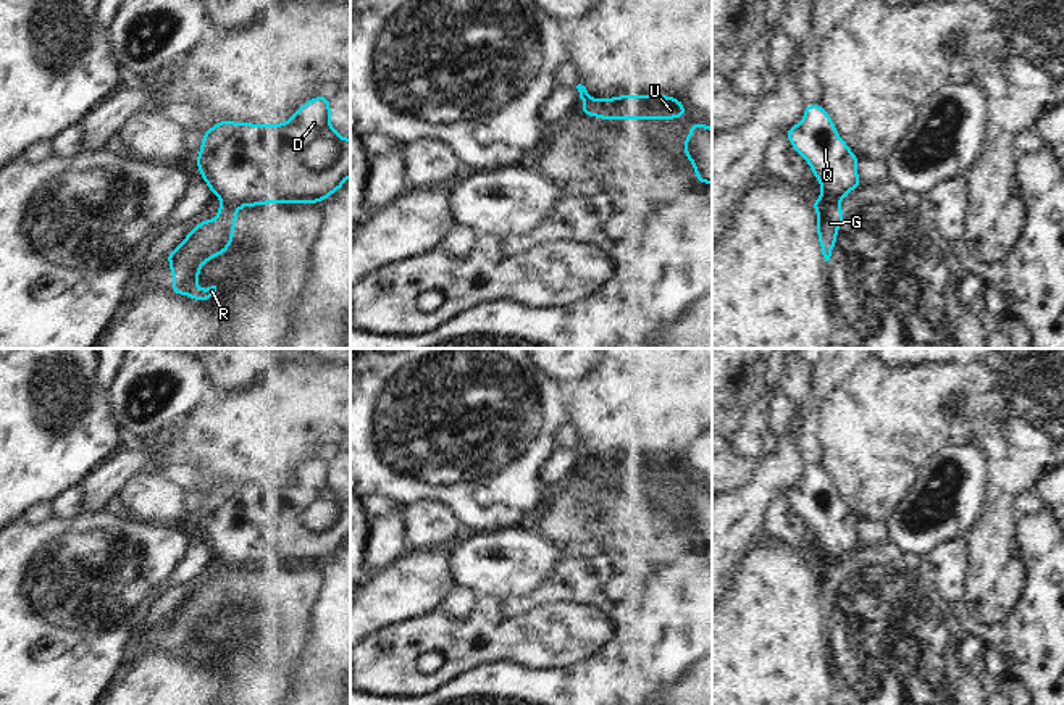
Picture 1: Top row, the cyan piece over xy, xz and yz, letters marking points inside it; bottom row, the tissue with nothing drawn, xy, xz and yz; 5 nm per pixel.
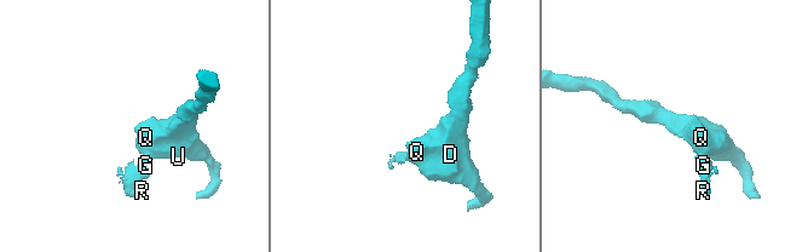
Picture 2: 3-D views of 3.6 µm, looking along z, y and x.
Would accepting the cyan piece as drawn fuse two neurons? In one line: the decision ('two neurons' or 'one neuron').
two neurons

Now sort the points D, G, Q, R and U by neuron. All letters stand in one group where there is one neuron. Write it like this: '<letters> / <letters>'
D Q U / G R

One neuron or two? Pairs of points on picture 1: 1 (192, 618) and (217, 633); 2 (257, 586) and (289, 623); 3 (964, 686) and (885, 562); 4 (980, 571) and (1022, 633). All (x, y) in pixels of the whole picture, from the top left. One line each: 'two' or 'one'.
1: one
2: one
3: one
4: two

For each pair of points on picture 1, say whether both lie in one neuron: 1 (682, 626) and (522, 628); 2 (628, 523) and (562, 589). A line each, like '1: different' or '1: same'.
1: different
2: different

